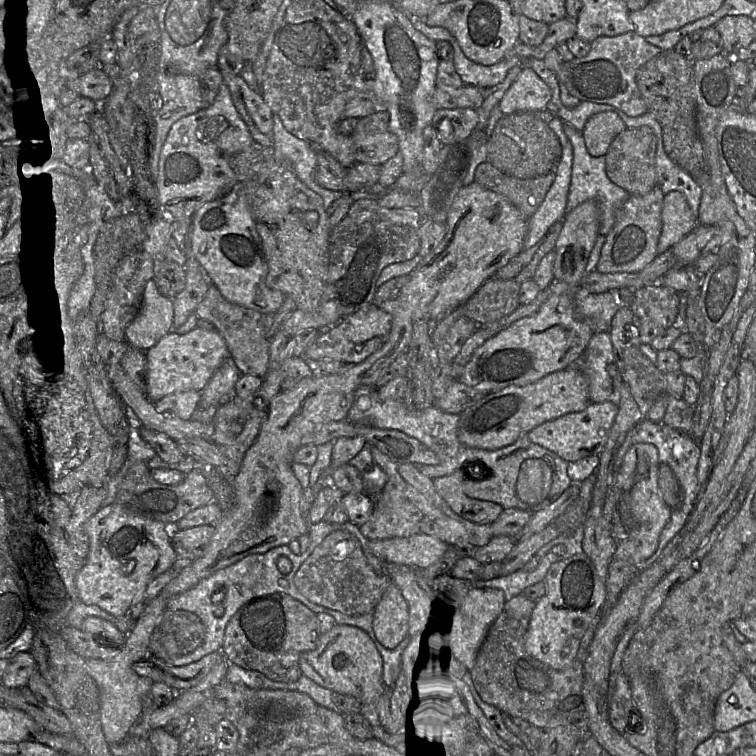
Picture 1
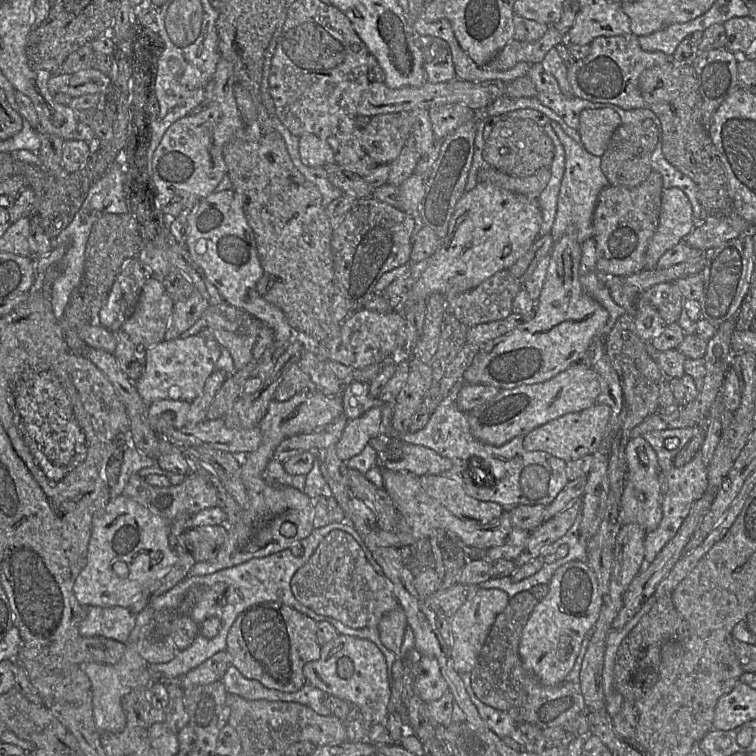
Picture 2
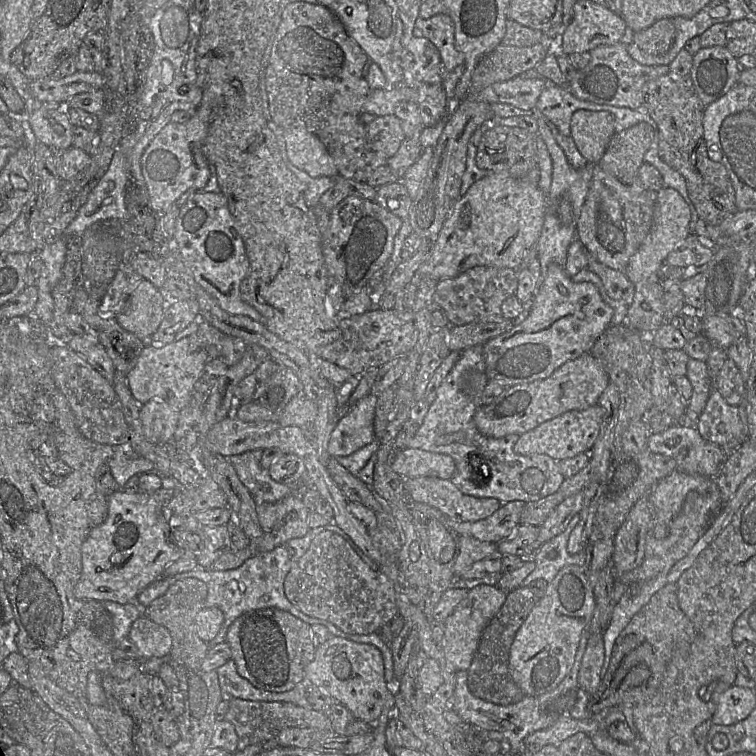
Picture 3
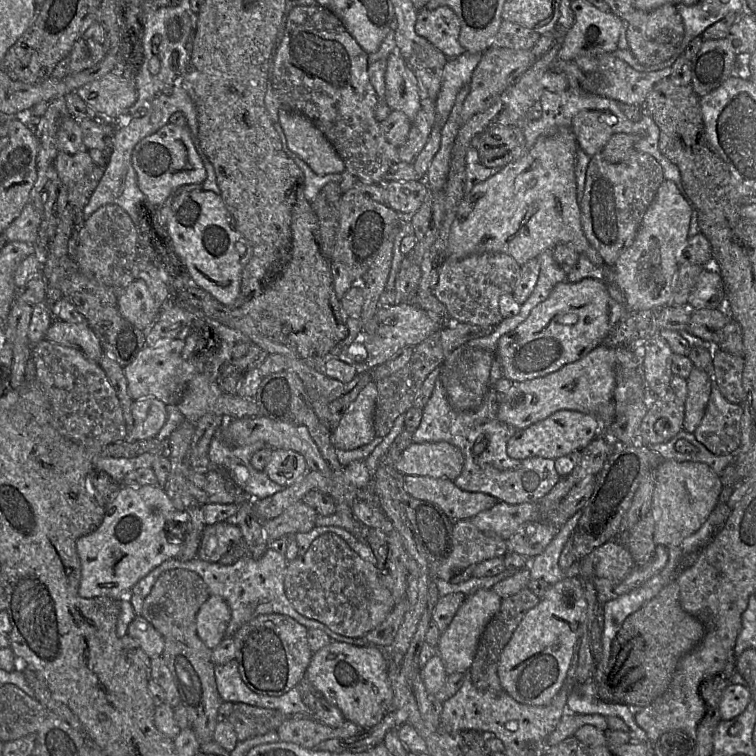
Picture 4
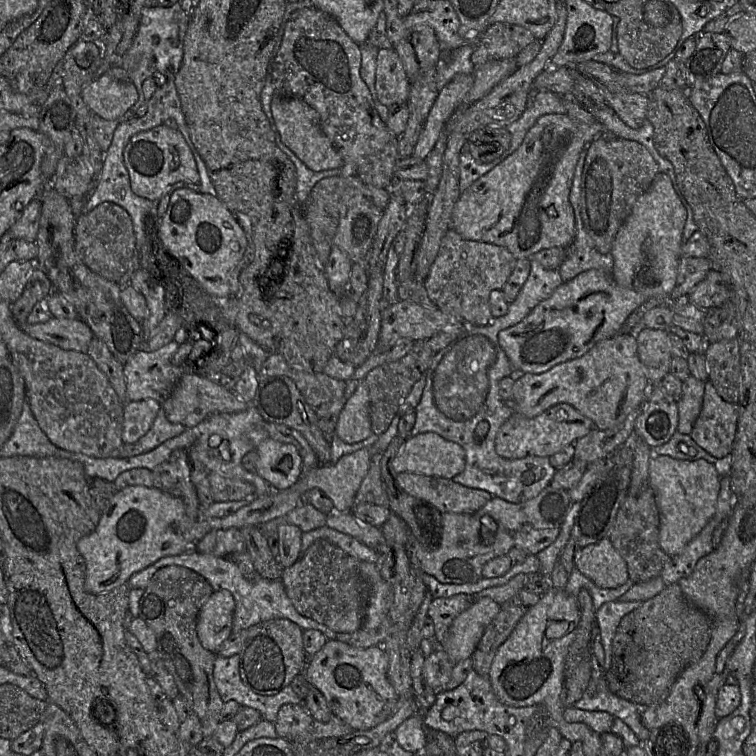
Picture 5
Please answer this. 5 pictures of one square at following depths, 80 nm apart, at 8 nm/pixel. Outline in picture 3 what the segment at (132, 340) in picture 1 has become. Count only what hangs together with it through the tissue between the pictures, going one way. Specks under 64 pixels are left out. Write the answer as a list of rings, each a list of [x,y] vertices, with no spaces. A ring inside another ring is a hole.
[[[143,280],[117,316],[117,321],[145,345],[151,345],[151,338],[161,326],[164,313],[165,299],[161,290],[151,282]]]

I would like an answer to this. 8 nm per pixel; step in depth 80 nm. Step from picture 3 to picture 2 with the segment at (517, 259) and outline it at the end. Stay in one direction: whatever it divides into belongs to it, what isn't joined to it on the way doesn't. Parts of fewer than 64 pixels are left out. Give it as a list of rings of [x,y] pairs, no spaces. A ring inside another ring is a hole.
[[[478,182],[473,189],[466,191],[456,204],[445,238],[435,253],[427,259],[428,265],[405,294],[406,300],[426,300],[433,293],[440,293],[445,298],[454,297],[477,287],[496,272],[509,269],[539,237],[541,223],[538,198],[508,191],[491,182]]]

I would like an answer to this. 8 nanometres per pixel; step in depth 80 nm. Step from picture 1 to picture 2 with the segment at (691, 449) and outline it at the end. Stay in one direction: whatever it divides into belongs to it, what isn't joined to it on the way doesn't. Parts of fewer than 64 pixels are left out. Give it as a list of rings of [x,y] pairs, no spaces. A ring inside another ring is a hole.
[[[695,427],[674,428],[656,430],[645,433],[642,437],[655,450],[658,457],[660,468],[660,485],[663,496],[662,511],[663,516],[659,526],[646,534],[645,538],[645,556],[642,564],[642,570],[647,569],[655,560],[657,555],[662,551],[666,544],[676,535],[684,520],[687,518],[692,505],[700,499],[705,493],[708,486],[708,465],[703,463],[703,454],[701,448],[690,462],[684,466],[677,468],[674,466],[674,458],[679,453],[679,450],[669,450],[665,447],[665,441],[668,438],[678,438],[680,450],[690,442],[695,435]],[[663,473],[663,478],[662,478]]]

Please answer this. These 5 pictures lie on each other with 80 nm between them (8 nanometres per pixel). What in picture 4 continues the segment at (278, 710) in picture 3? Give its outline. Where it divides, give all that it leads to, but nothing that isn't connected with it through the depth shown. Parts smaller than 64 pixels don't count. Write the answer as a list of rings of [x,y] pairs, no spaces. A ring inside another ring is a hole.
[[[233,703],[228,721],[234,726],[238,741],[244,741],[270,731],[277,731],[288,718],[278,710],[260,708],[245,703]]]

